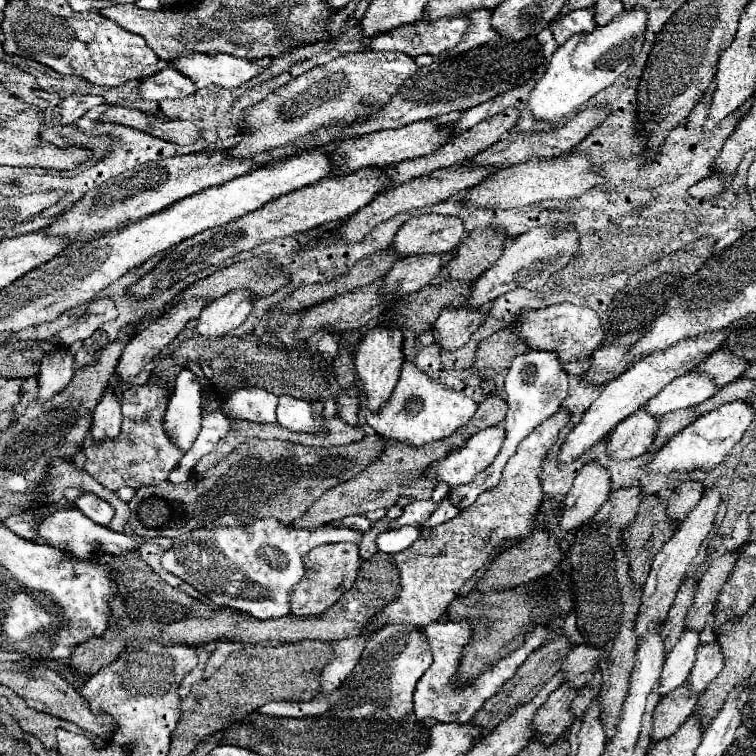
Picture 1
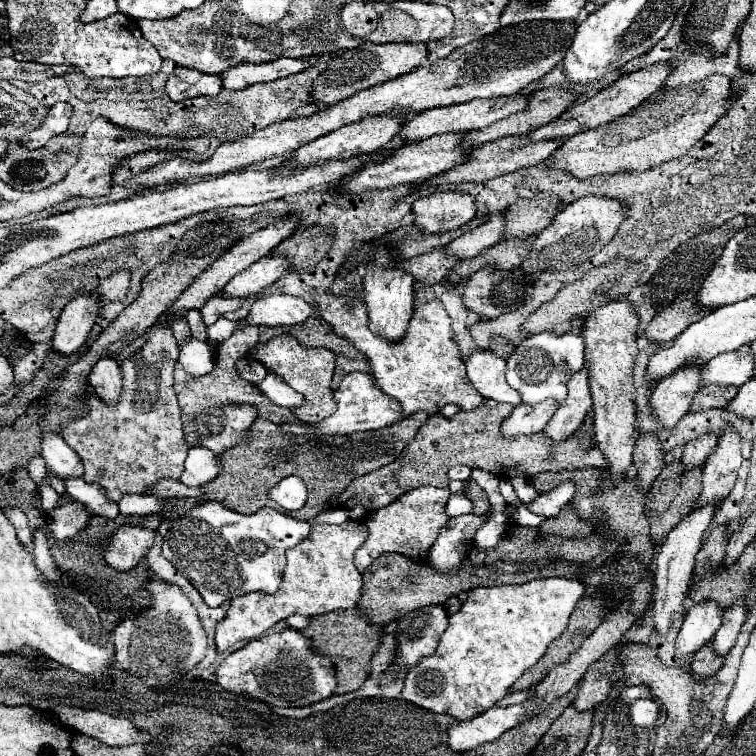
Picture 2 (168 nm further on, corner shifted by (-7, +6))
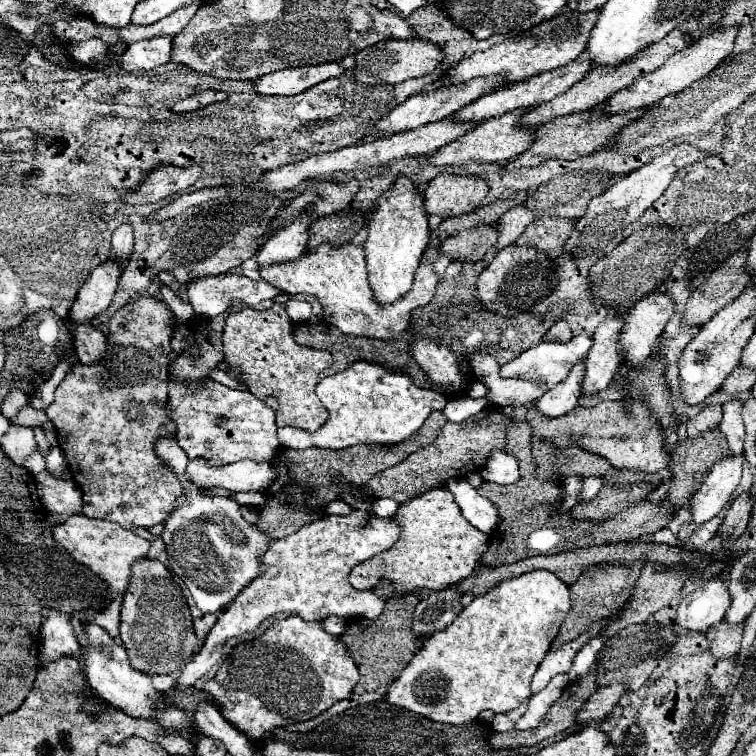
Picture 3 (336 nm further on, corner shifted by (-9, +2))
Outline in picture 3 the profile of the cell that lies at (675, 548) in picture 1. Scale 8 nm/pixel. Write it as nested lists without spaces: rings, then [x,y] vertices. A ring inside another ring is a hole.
[[[734,399],[724,405],[724,419],[720,423],[720,431],[726,437],[728,455],[738,457],[744,445],[744,423],[742,423],[742,403],[740,401]]]

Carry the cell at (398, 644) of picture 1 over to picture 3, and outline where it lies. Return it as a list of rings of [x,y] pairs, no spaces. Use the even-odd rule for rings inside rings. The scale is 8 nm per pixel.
[[[452,589],[432,591],[416,605],[412,617],[412,629],[418,631],[420,637],[430,637],[436,631],[444,631],[462,611],[460,597],[462,595]]]

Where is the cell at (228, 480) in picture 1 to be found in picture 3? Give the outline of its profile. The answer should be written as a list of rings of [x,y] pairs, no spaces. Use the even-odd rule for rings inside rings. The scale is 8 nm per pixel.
[[[436,411],[428,417],[428,421],[422,425],[422,431],[414,433],[408,437],[408,441],[396,443],[396,445],[352,445],[348,449],[318,449],[310,447],[304,451],[294,451],[294,449],[280,449],[270,465],[276,469],[276,479],[270,483],[270,487],[264,491],[264,507],[258,509],[258,527],[268,533],[270,539],[282,539],[288,537],[290,533],[296,533],[300,527],[318,521],[324,517],[324,507],[338,499],[338,487],[336,487],[336,477],[340,477],[348,485],[362,485],[366,483],[372,475],[398,465],[404,461],[404,451],[406,457],[414,453],[416,449],[422,449],[424,445],[430,445],[436,435],[440,433],[442,425],[446,423],[446,417],[442,411]]]

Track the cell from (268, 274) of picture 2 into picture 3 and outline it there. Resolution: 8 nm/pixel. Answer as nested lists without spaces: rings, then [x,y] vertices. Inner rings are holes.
[[[298,217],[296,221],[286,225],[282,231],[278,231],[274,237],[270,237],[262,245],[256,257],[256,269],[300,259],[308,241],[308,225],[310,225],[308,217]]]

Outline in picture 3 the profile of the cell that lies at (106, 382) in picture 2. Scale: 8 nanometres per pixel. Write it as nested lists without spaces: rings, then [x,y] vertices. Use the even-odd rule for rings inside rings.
[[[72,325],[76,337],[76,353],[80,363],[98,365],[106,353],[106,337],[94,325]]]

